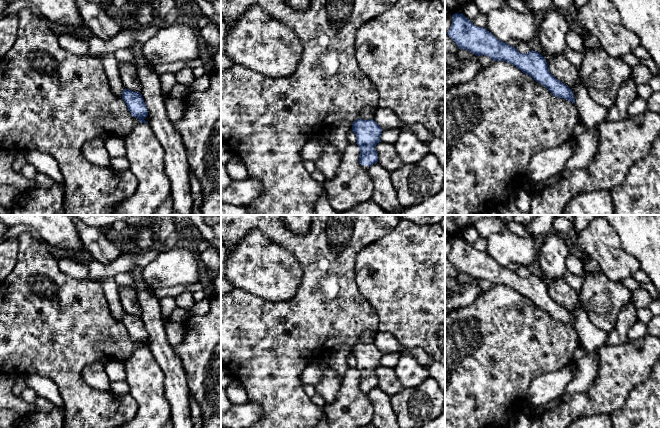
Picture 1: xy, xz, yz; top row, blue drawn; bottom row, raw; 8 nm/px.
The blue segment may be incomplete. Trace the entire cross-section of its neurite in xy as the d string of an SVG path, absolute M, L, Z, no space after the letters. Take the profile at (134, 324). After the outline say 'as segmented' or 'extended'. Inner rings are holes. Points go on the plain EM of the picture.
M124 313L122 323L133 341L138 342L140 347L148 347L144 344L148 340L148 335L141 317Z; as segmented

